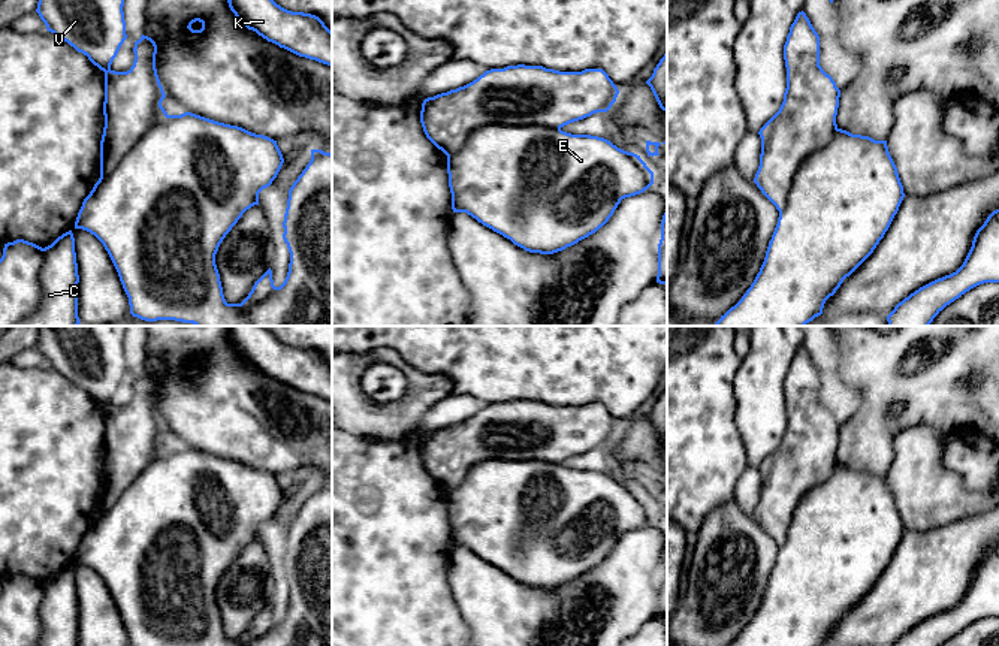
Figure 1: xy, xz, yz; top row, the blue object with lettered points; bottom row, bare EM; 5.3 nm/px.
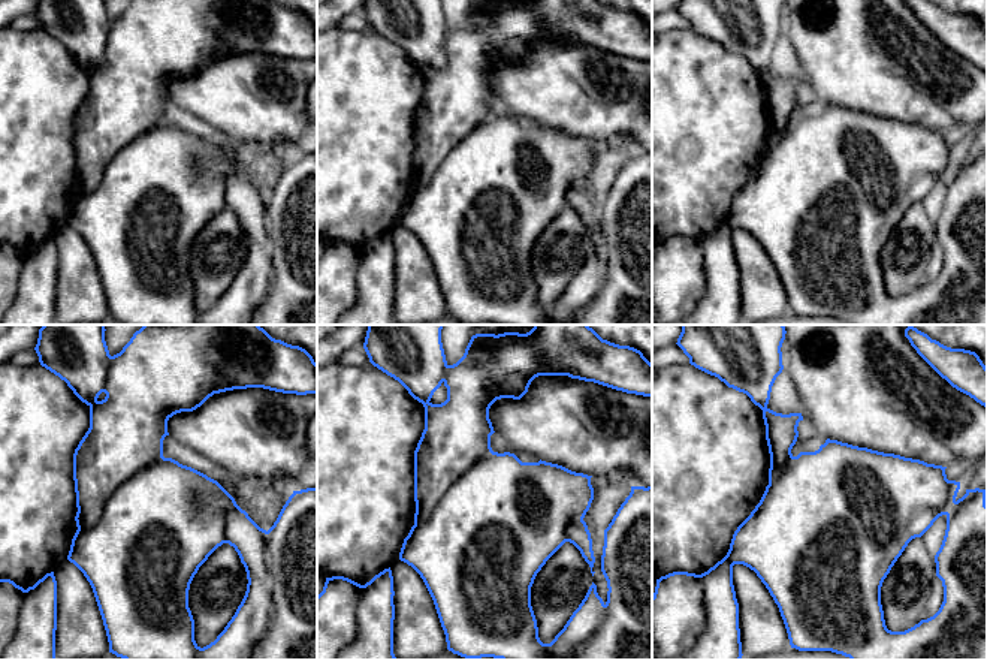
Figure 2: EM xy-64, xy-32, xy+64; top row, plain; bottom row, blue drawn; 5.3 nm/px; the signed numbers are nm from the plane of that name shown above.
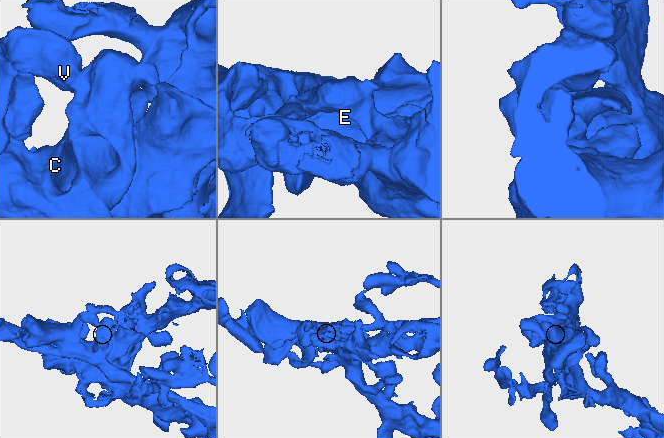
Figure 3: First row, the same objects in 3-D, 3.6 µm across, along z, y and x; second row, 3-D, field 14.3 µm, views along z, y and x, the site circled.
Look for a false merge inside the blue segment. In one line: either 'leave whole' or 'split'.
split

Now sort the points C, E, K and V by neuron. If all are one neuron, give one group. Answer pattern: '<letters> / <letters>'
C E V / K

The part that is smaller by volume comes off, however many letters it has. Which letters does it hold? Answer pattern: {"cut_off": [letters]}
{"cut_off": ["K"]}

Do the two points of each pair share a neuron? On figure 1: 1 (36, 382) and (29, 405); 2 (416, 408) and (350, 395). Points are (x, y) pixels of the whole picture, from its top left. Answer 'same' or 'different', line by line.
1: same
2: same

